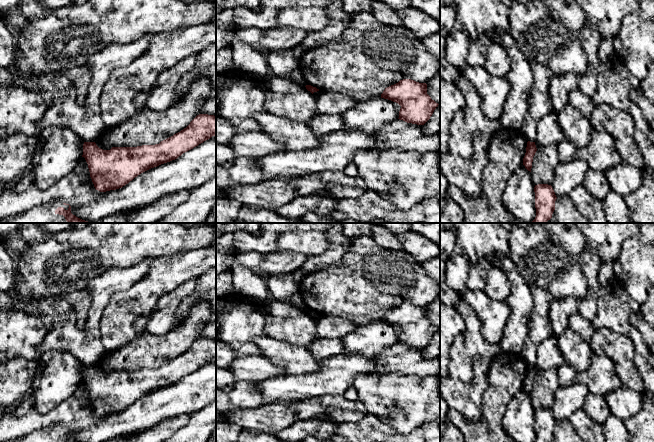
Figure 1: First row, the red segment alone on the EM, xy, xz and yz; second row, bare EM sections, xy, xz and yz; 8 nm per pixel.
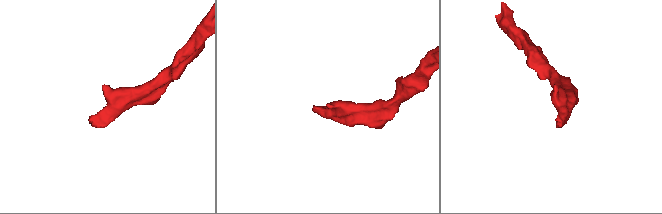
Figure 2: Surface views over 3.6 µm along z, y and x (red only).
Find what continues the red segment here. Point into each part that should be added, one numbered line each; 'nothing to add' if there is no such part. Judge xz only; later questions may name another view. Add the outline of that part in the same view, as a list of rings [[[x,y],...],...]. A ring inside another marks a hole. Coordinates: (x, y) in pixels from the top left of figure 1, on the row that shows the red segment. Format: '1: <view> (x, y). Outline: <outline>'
nothing to add

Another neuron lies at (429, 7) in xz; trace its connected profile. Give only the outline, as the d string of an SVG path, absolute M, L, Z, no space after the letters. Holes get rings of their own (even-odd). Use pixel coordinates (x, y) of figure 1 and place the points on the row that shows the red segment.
M411 0L410 6L440 22L440 0Z

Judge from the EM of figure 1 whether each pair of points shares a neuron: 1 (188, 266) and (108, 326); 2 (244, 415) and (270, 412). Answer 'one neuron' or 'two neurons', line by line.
1: one neuron
2: one neuron

